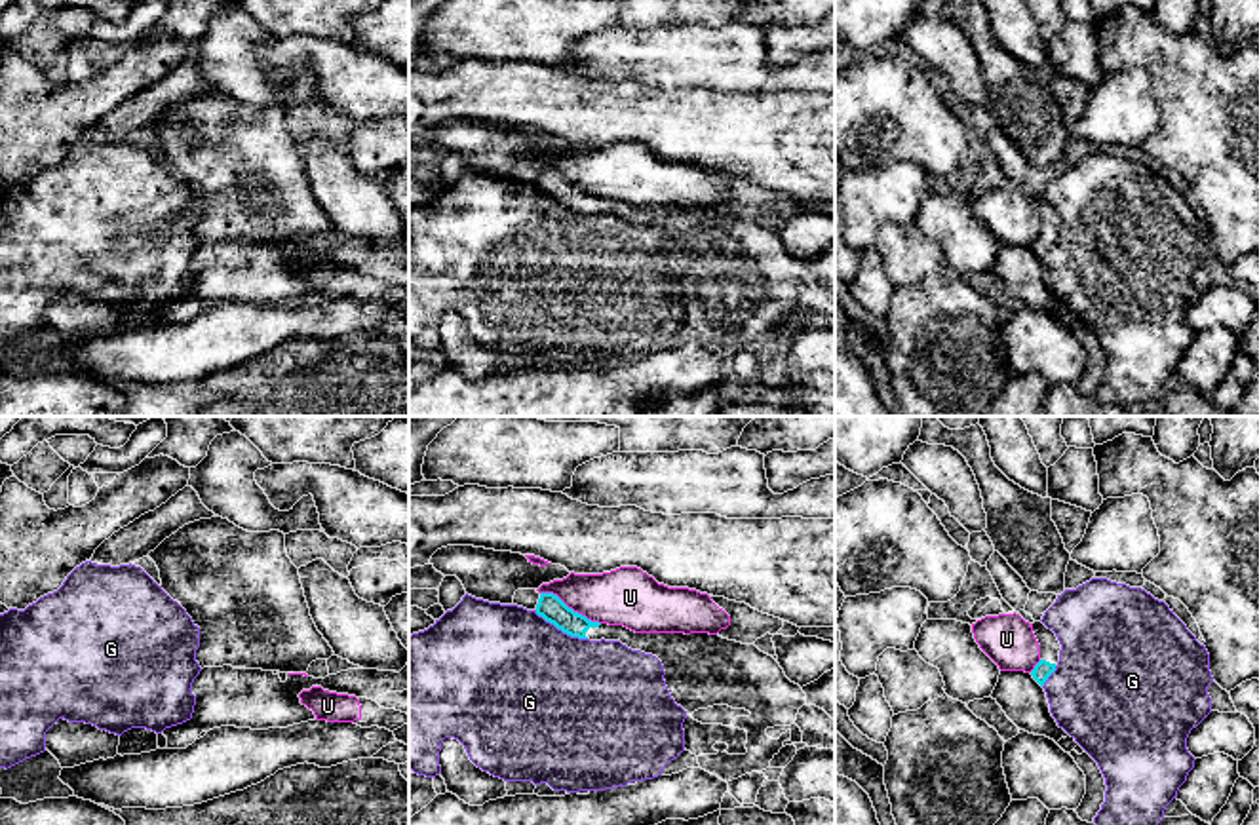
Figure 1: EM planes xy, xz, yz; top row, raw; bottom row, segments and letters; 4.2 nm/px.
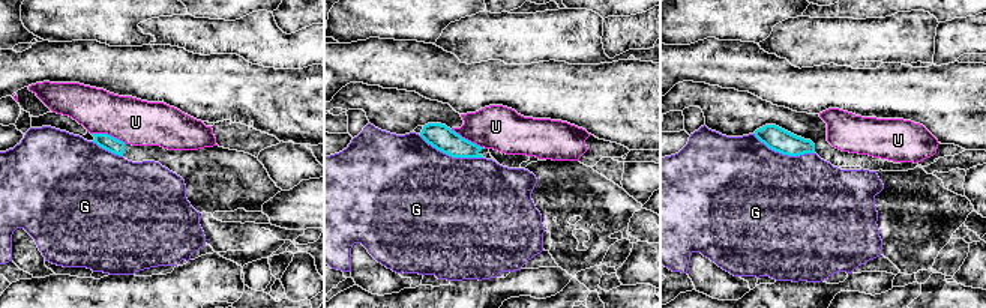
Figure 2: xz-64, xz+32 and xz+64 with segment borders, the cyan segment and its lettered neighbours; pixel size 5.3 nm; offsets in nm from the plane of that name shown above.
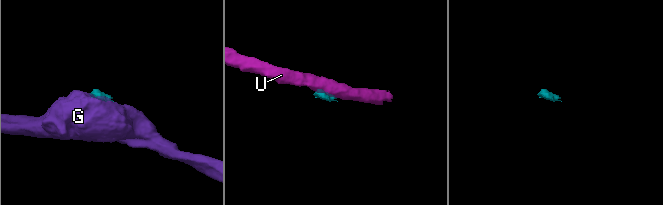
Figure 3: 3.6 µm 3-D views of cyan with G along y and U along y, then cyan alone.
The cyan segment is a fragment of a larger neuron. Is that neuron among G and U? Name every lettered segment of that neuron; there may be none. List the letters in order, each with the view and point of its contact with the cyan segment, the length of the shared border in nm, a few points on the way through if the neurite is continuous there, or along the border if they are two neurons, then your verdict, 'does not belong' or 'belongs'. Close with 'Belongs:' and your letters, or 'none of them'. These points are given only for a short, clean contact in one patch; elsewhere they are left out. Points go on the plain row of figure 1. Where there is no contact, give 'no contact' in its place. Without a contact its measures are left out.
G: meets cyan in xz at (561, 204); contact 260 nm long; does not belong
U: meets cyan in xz at (571, 183); contact 300 nm long; border along xz (541, 166), (552, 166), (569, 181), (600, 198); does not belong
Belongs: none of them

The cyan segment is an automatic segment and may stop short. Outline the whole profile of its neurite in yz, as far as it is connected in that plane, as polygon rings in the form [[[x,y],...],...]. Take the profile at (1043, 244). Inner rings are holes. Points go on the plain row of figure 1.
[[[1042,196],[1033,198],[1033,207],[1040,219],[1040,236],[1035,240],[1031,249],[1040,260],[1044,260],[1048,251],[1056,245],[1061,219],[1056,207],[1048,203]]]

